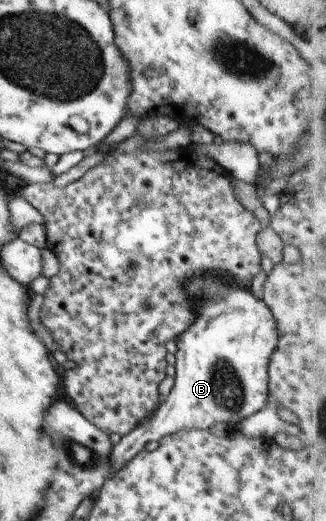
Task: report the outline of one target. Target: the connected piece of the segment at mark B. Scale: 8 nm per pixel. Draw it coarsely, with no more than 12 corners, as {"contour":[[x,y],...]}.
{"contour":[[187,282],[197,318],[174,385],[113,445],[119,472],[183,428],[233,430],[270,402],[279,330],[249,286]]}

